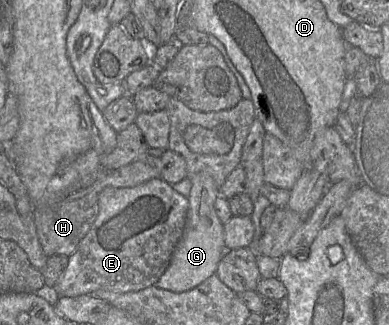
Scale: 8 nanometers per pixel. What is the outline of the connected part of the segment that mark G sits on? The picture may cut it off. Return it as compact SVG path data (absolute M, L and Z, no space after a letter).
M206 172L193 175L191 181L183 235L172 254L167 270L156 283L158 287L172 292L190 290L215 274L220 260L229 251L225 246L224 225L215 211L215 201L221 194L221 187Z

